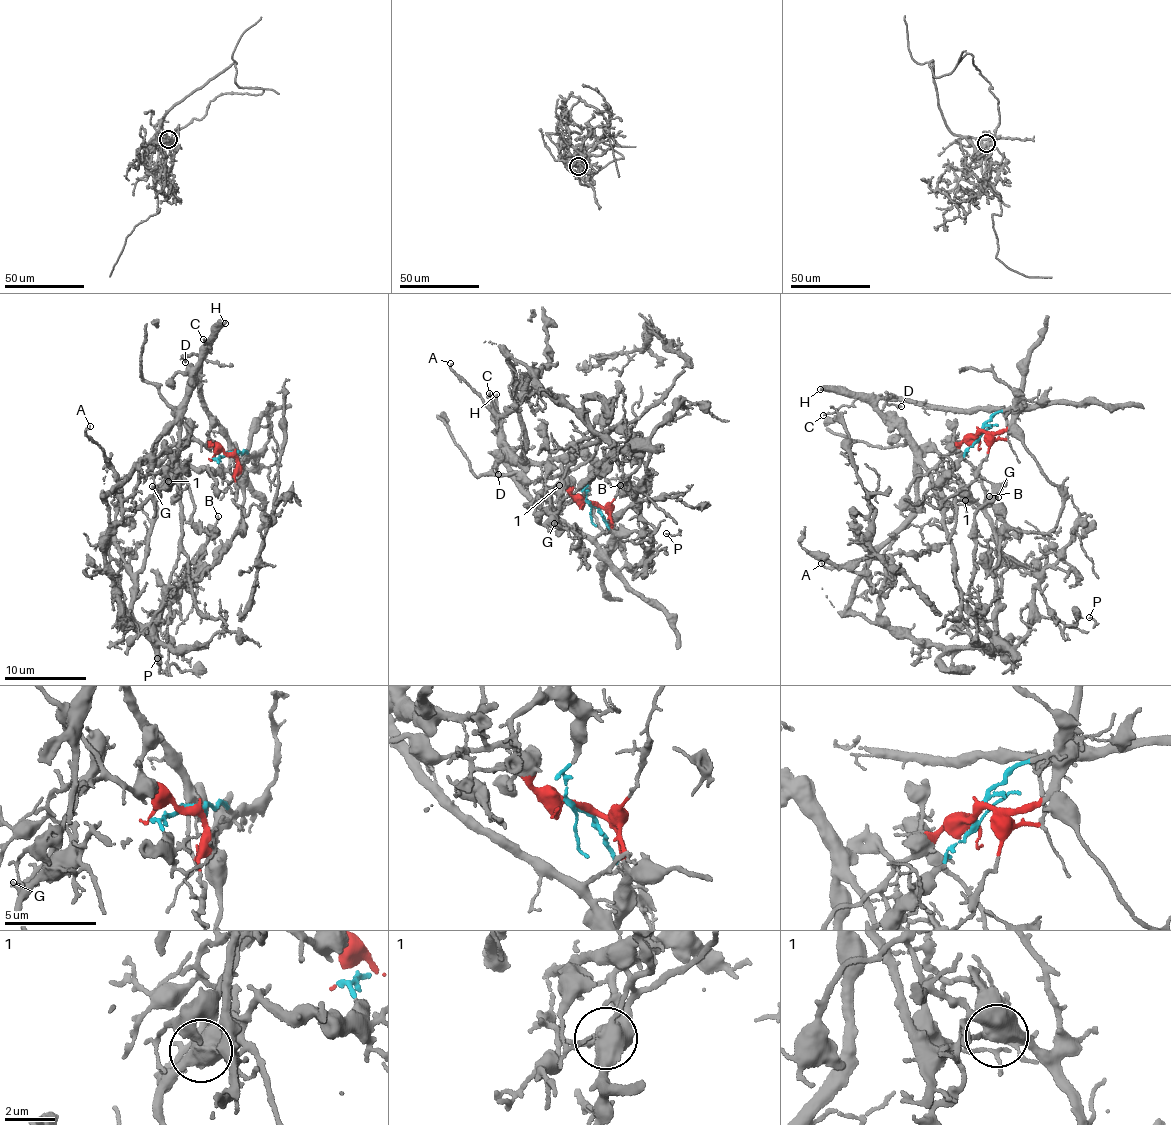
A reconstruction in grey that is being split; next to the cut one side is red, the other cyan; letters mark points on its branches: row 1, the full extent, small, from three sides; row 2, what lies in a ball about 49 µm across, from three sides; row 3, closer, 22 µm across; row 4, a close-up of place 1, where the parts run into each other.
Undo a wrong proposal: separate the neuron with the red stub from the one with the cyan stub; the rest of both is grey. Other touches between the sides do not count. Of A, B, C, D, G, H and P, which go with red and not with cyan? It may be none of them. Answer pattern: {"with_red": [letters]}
{"with_red": ["B", "C", "D", "H"]}

